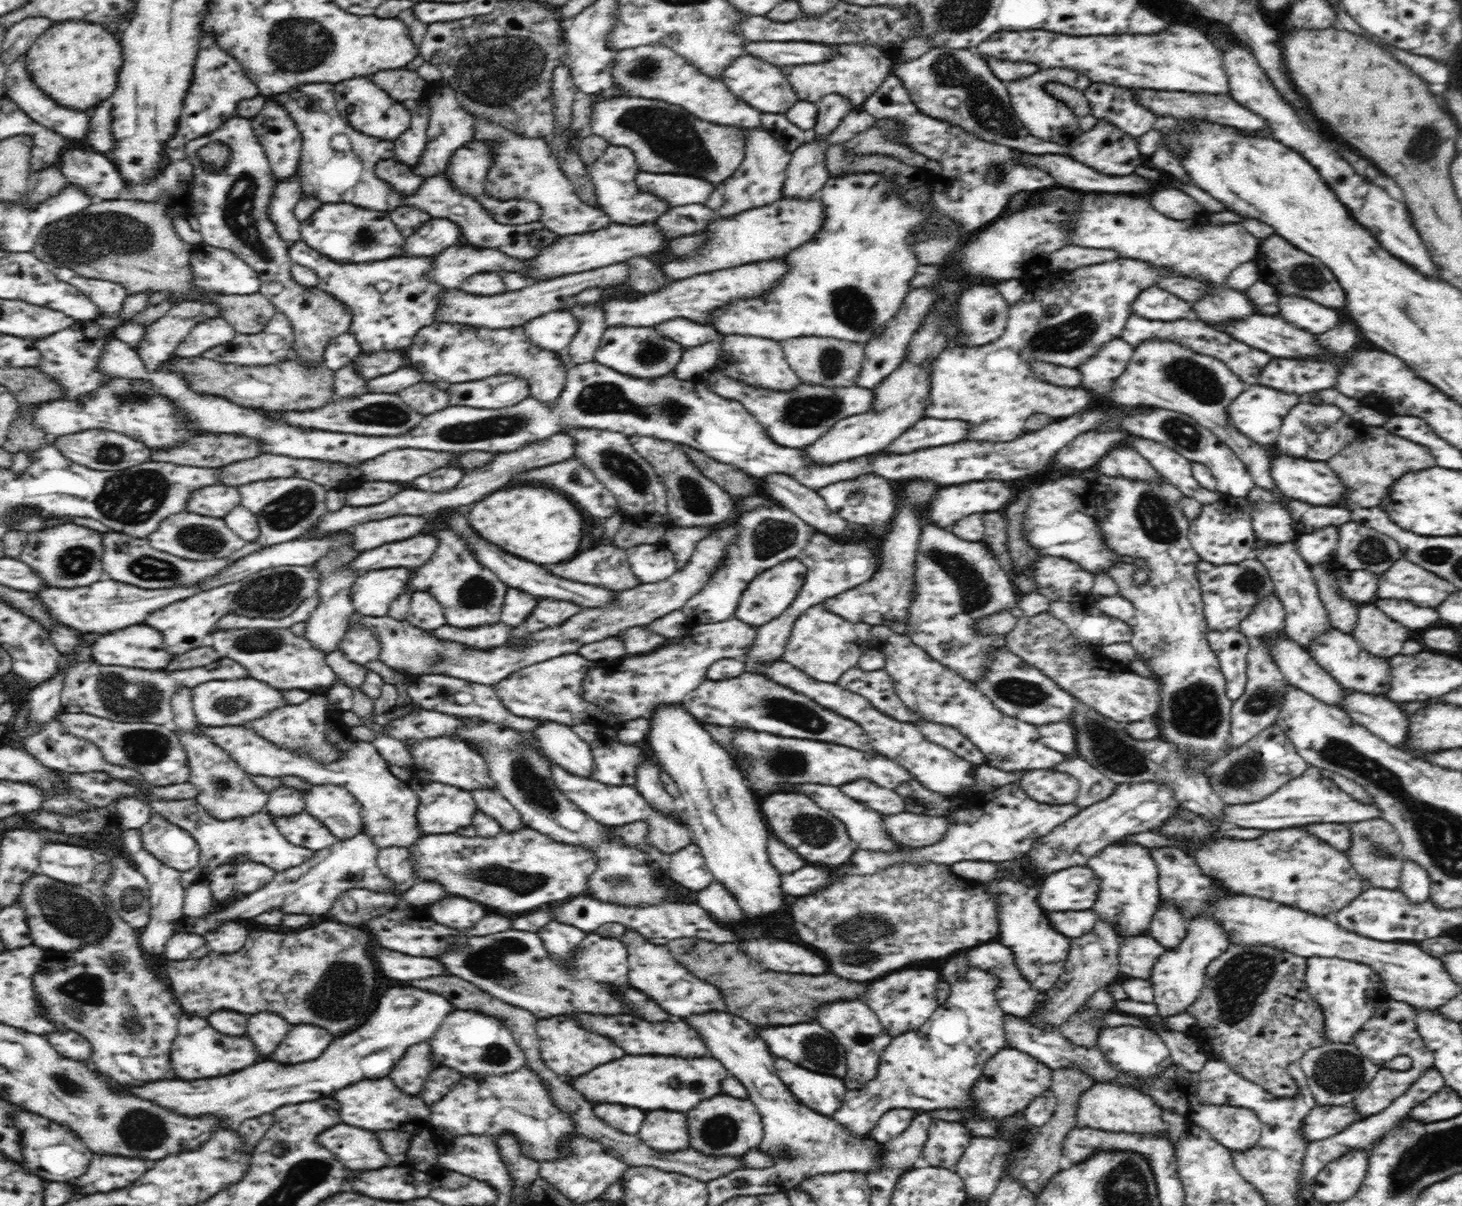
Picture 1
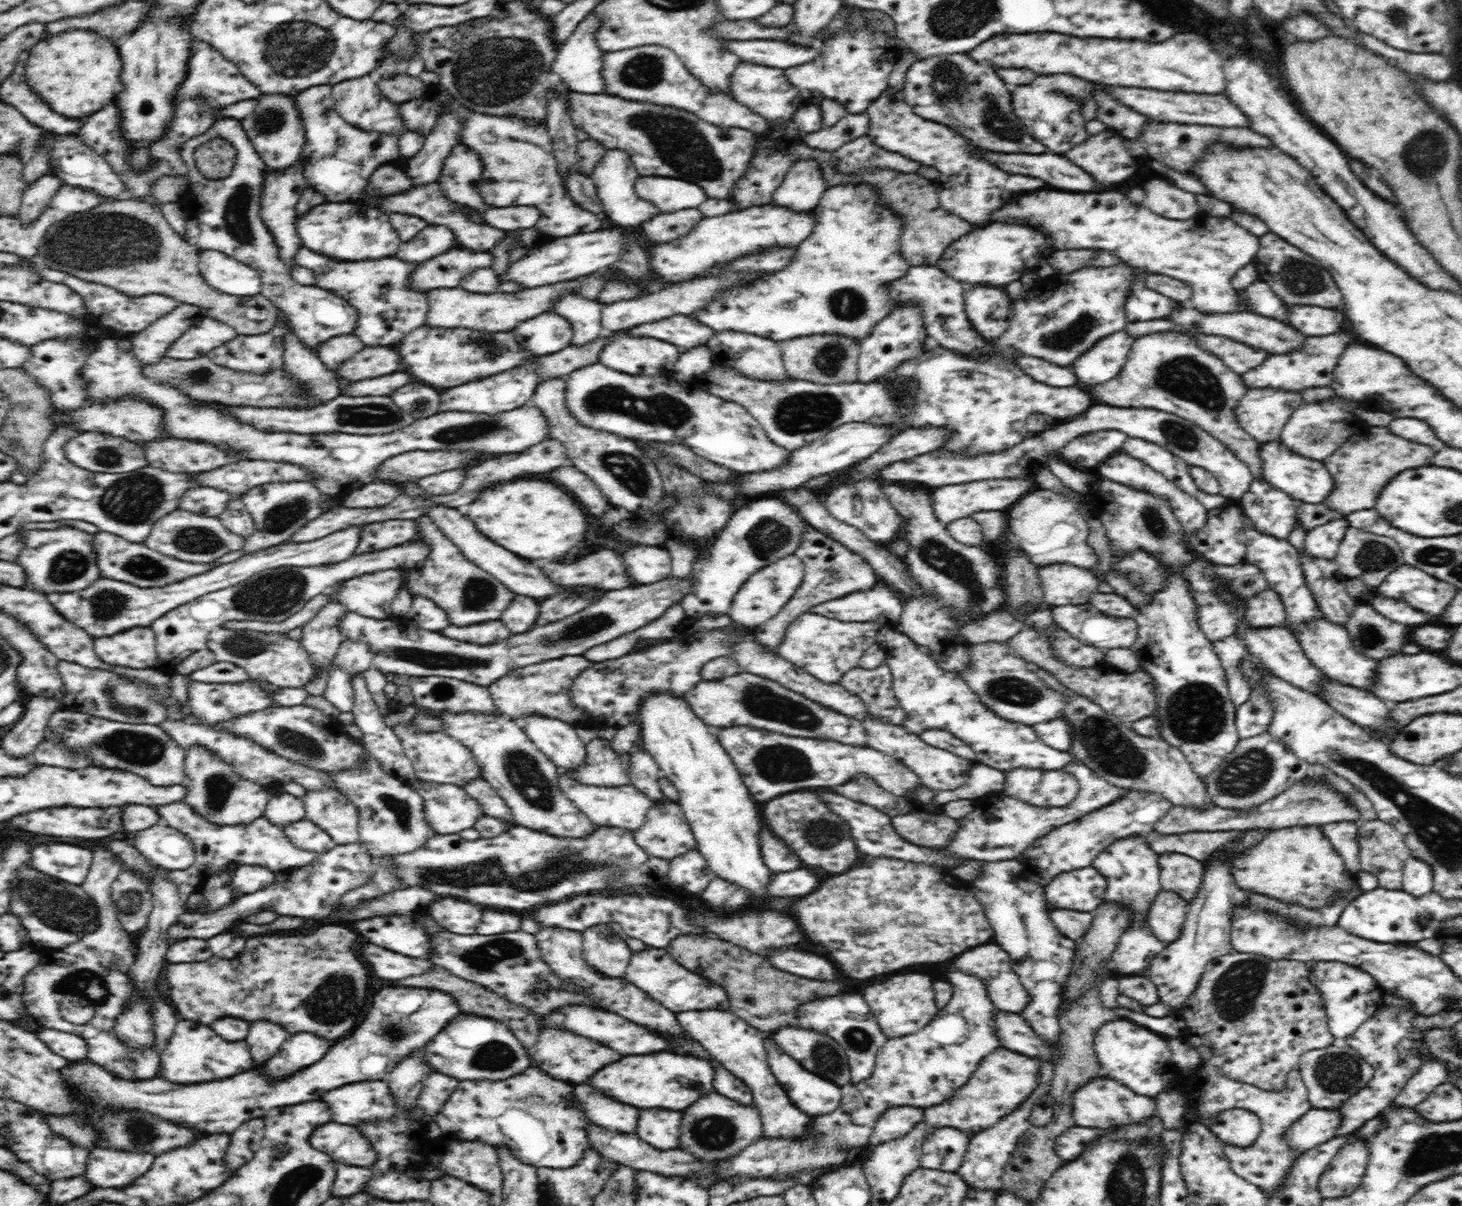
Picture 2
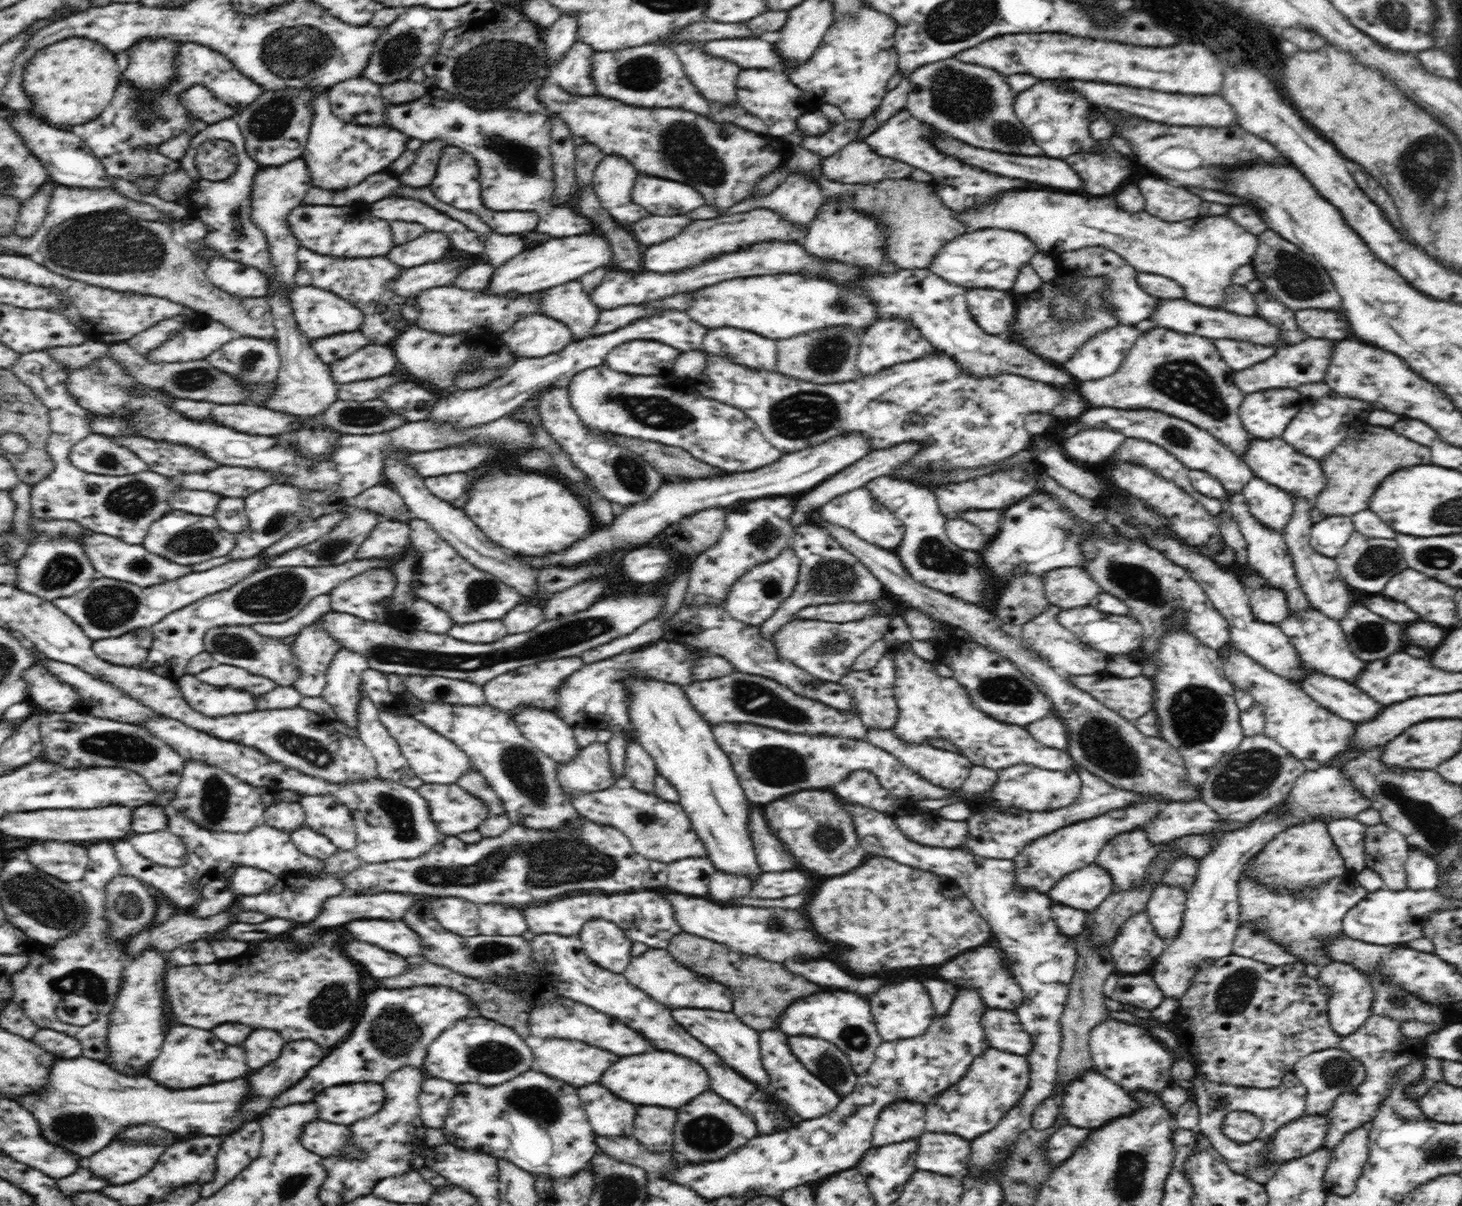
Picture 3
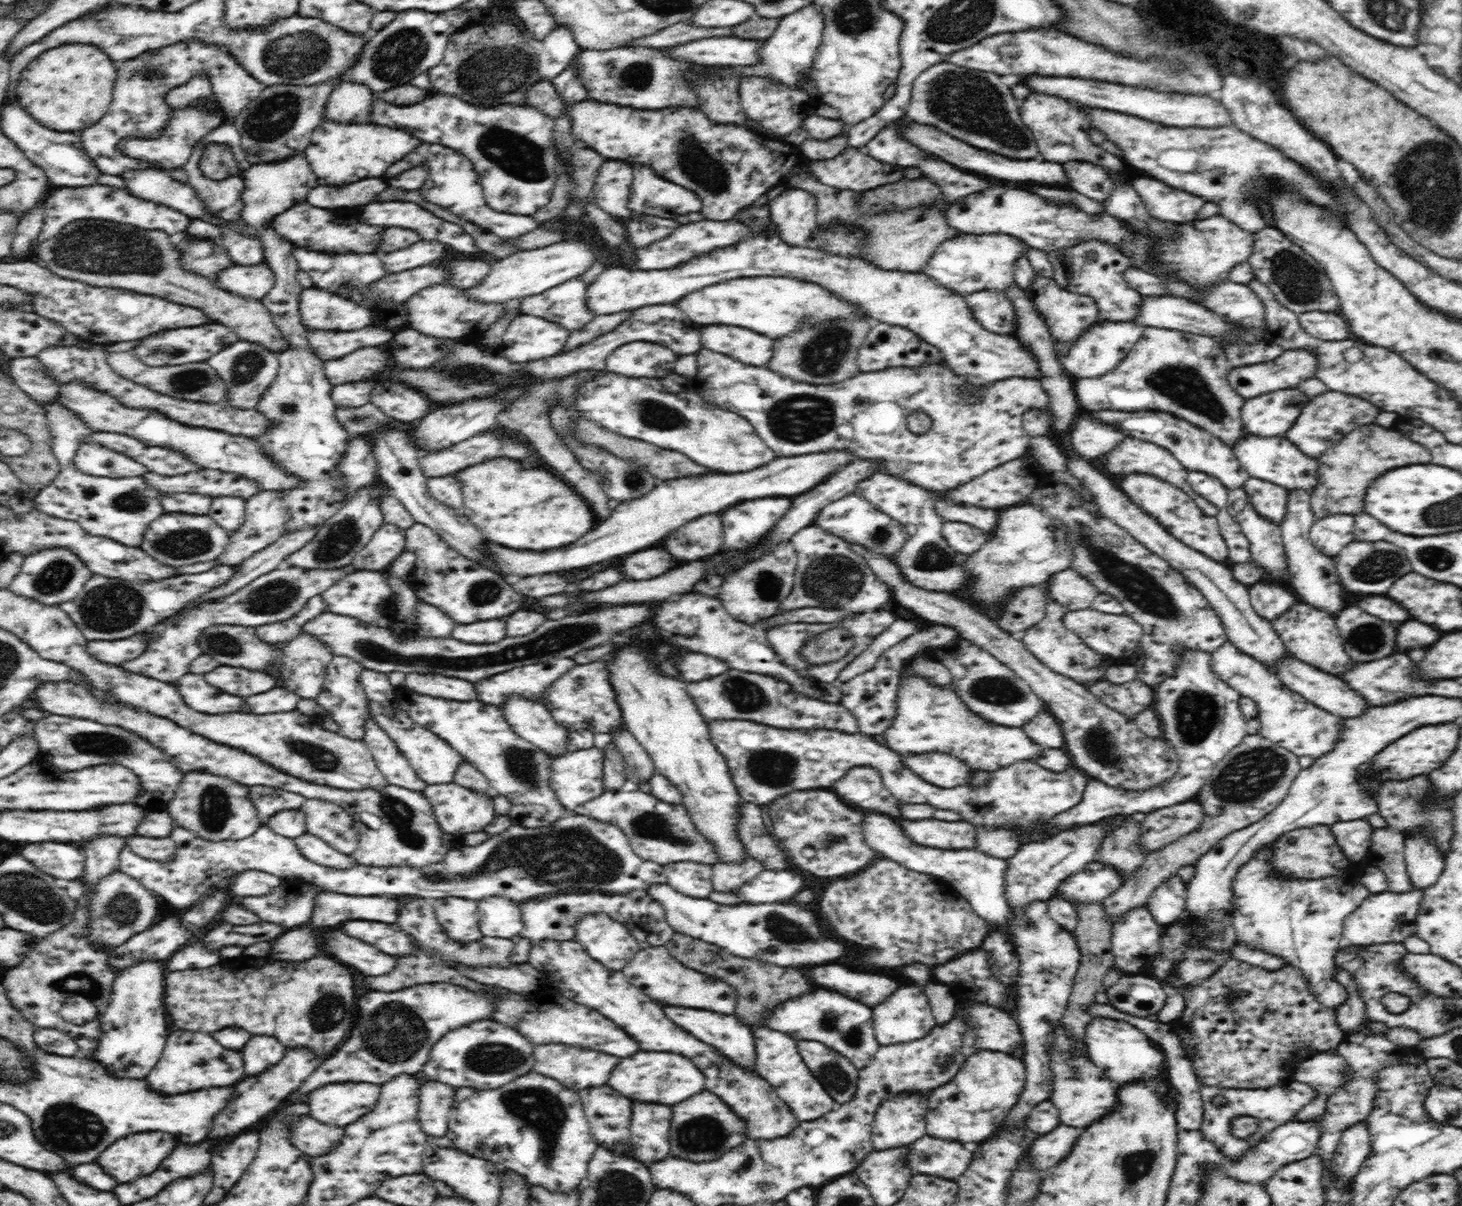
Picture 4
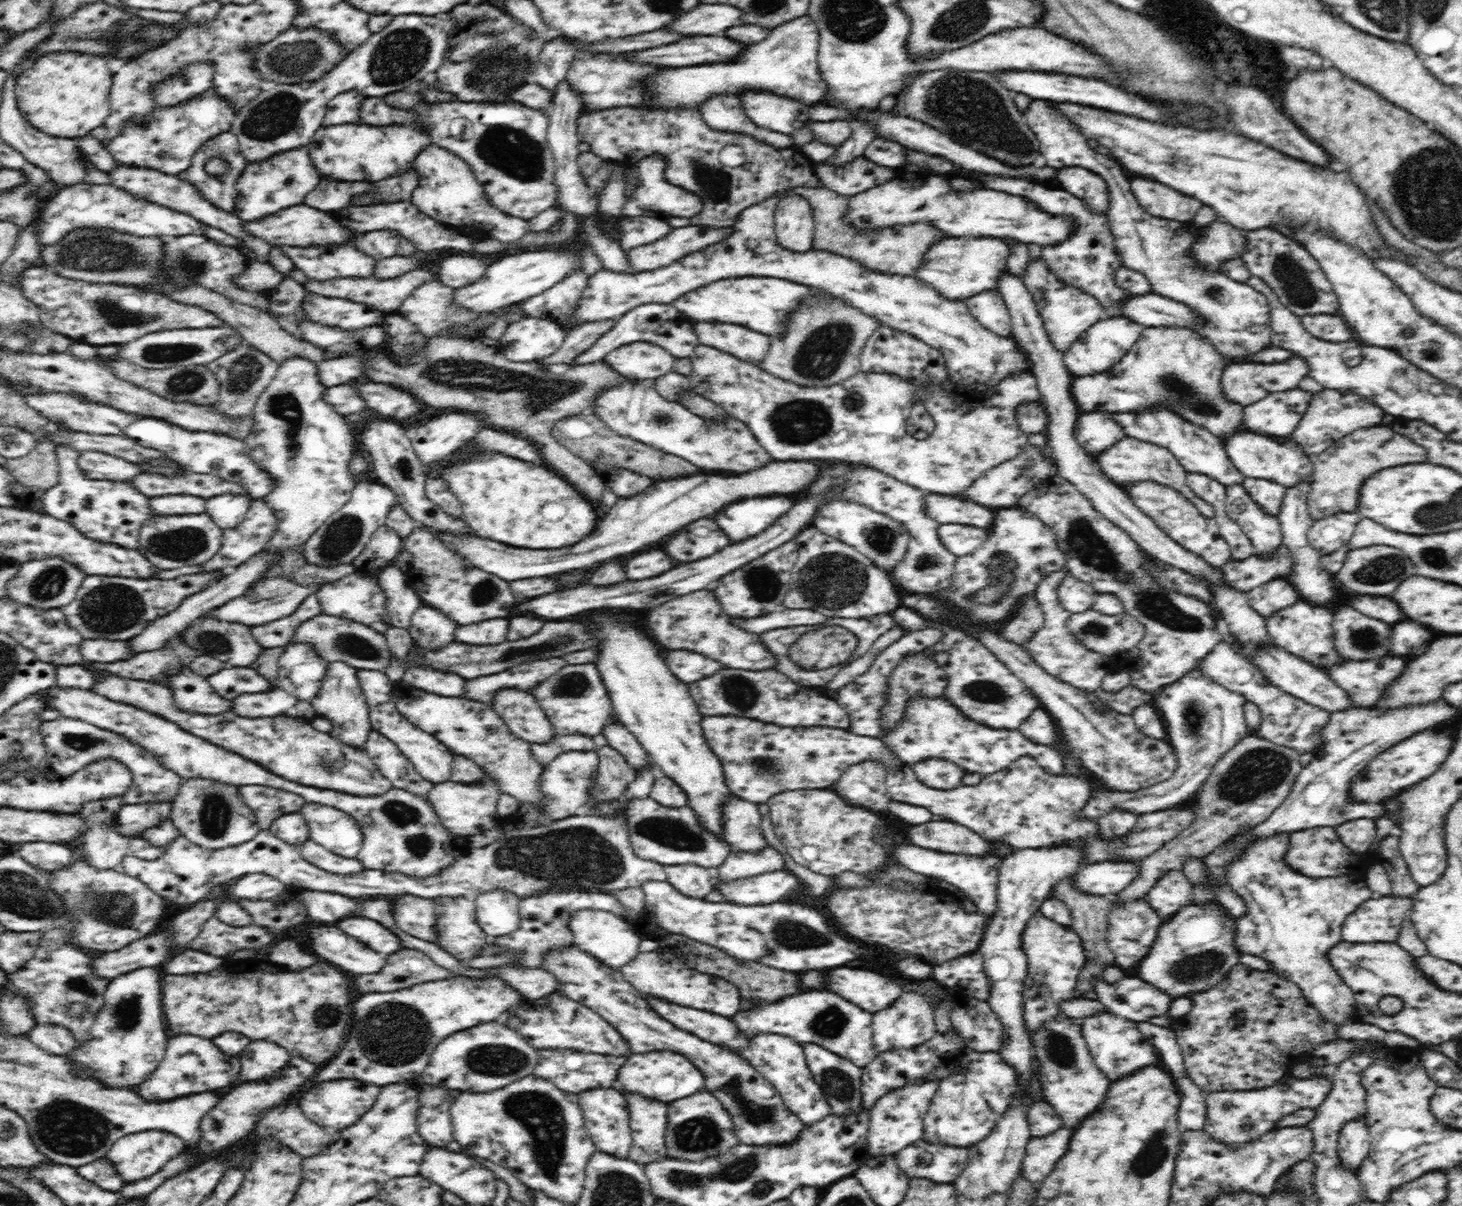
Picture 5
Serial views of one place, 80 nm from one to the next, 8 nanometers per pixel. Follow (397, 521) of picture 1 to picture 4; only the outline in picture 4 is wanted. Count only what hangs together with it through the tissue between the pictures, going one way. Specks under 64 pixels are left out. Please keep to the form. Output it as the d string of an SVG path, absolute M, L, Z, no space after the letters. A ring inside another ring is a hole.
M384 522L370 542L356 552L351 565L356 570L386 570L405 551L405 534L404 529Z

